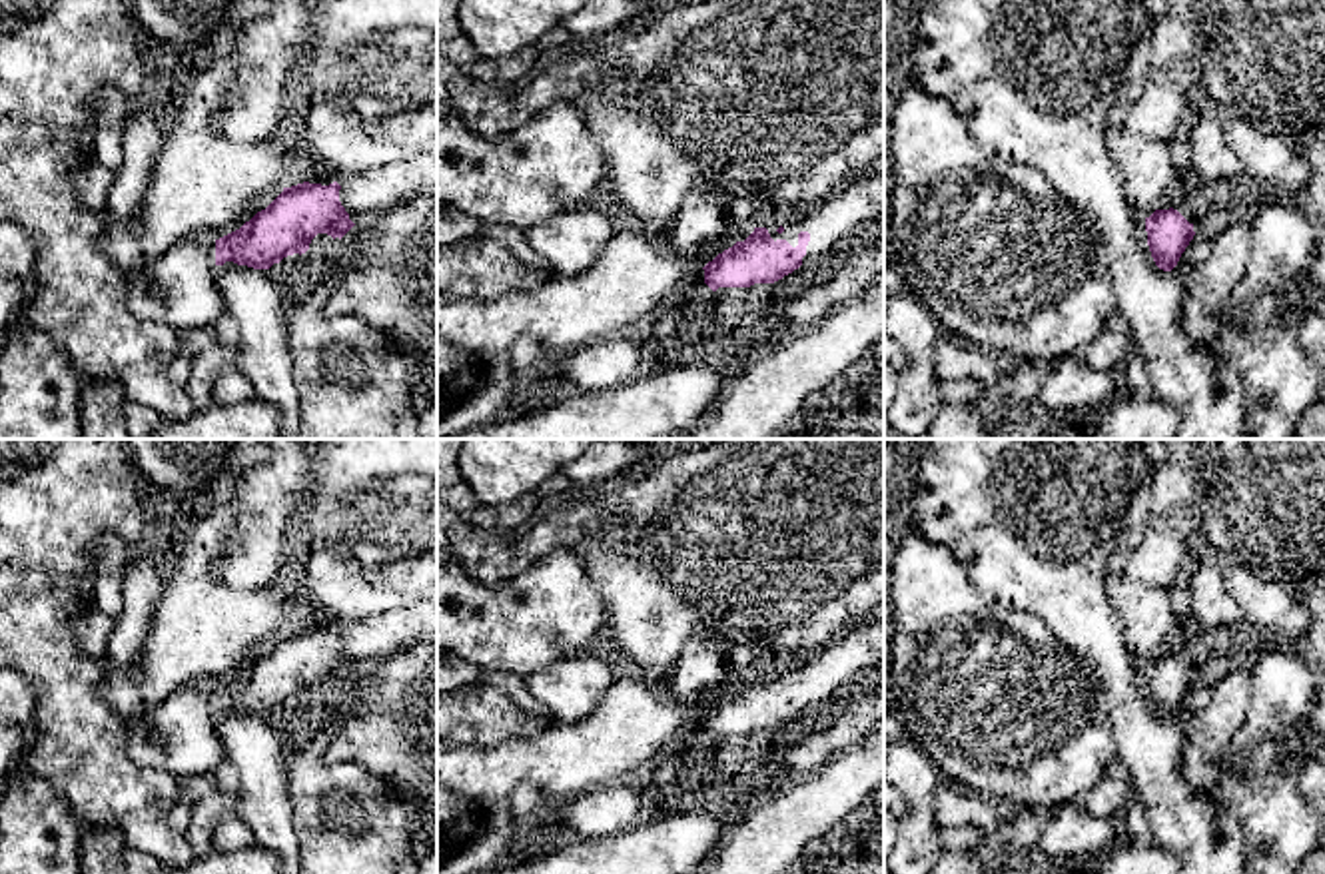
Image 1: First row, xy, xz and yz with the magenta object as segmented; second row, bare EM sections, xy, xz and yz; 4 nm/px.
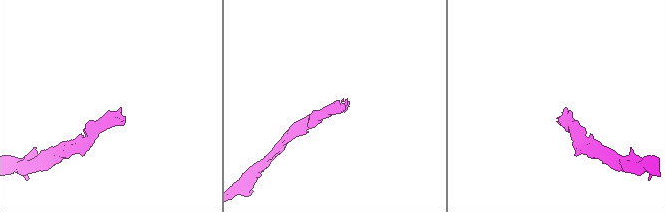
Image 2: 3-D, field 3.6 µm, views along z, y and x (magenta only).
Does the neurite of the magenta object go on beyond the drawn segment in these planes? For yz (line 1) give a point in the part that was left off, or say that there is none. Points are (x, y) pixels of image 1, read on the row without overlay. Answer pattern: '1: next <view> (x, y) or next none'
1: next none

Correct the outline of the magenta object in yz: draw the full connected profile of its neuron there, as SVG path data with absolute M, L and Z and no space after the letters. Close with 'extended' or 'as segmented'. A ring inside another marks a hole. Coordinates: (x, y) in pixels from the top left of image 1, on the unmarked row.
M1155 656L1145 664L1147 692L1155 712L1171 718L1189 688L1193 686L1193 670L1189 670L1177 656Z; as segmented

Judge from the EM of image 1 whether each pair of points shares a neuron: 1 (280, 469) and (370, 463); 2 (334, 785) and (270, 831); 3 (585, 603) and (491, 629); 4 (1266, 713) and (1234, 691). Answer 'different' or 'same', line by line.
1: different
2: different
3: same
4: different

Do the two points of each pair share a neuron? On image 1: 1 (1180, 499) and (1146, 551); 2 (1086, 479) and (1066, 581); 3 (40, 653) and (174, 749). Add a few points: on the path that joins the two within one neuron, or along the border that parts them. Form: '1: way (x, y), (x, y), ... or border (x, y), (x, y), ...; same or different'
1: way (1174, 511), (1170, 527), (1158, 539); same
2: way (1066, 505), (1066, 555); same
3: border (128, 727), (128, 753), (140, 765), (152, 769); different

